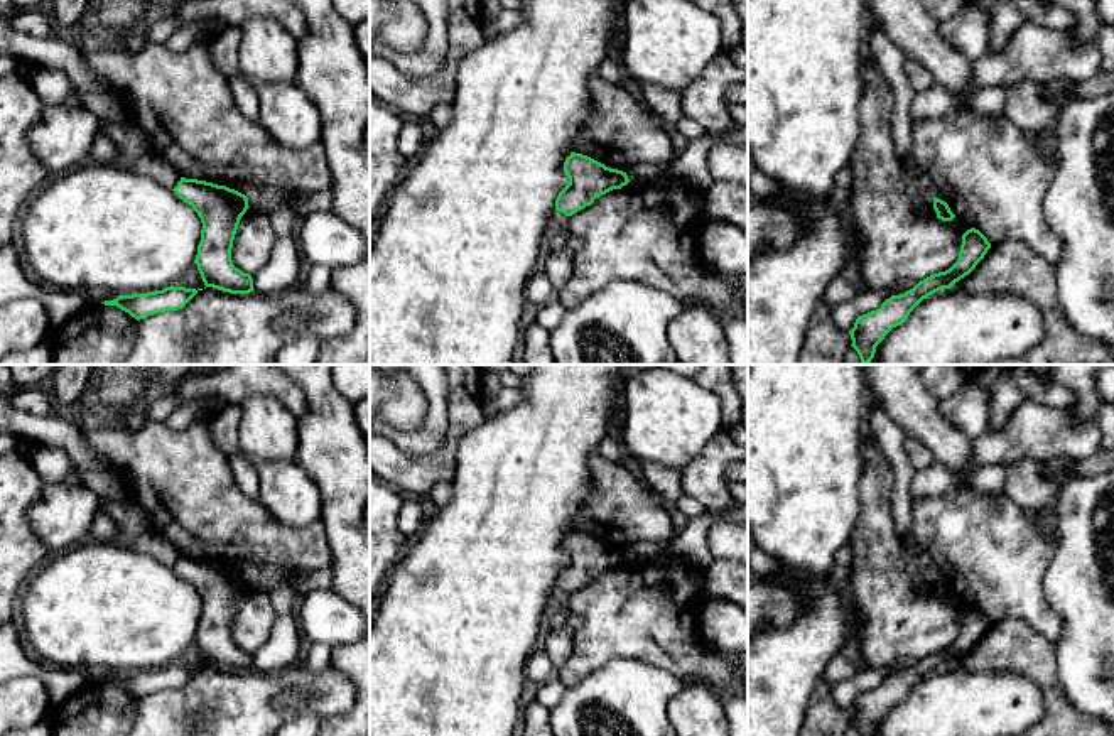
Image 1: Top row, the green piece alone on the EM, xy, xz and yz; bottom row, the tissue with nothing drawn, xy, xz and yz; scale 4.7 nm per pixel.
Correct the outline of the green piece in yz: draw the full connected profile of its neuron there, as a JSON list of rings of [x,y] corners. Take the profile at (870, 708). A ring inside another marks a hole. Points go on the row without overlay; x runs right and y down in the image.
[[[967,608],[962,613],[959,636],[949,648],[920,658],[905,672],[886,677],[879,687],[859,694],[849,709],[851,724],[857,729],[859,736],[874,736],[876,724],[893,706],[903,702],[923,677],[942,667],[954,665],[955,660],[969,653],[989,626],[991,621],[979,608]]]

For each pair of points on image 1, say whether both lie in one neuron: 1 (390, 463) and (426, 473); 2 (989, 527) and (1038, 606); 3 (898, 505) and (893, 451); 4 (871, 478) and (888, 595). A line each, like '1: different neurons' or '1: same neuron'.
1: same neuron
2: same neuron
3: same neuron
4: same neuron

